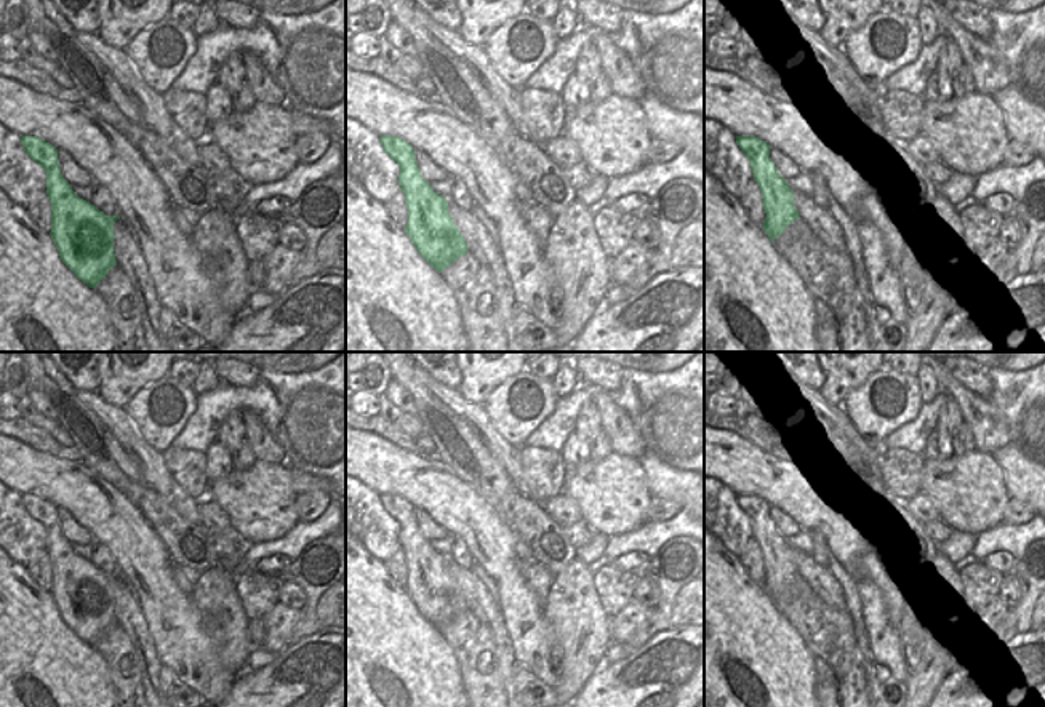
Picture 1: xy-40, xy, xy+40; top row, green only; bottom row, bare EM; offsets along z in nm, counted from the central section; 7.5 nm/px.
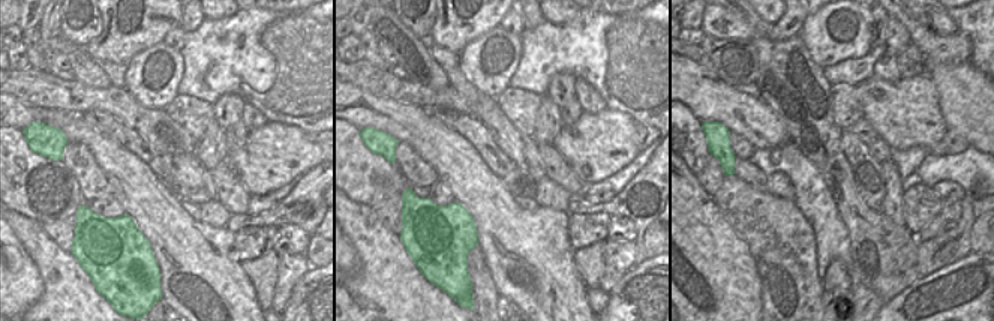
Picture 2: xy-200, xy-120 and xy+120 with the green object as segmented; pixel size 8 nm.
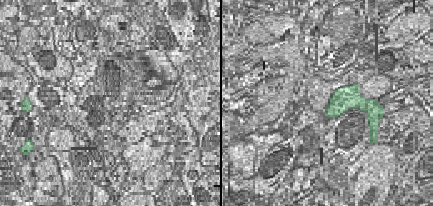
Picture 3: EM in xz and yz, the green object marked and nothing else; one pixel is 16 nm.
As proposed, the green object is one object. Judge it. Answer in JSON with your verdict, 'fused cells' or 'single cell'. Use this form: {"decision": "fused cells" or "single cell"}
{"decision": "single cell"}

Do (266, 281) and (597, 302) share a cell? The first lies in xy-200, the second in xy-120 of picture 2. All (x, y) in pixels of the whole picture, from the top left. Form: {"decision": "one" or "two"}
{"decision": "two"}

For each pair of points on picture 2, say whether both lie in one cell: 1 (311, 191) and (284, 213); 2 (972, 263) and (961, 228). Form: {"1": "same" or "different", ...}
{"1": "same", "2": "different"}

